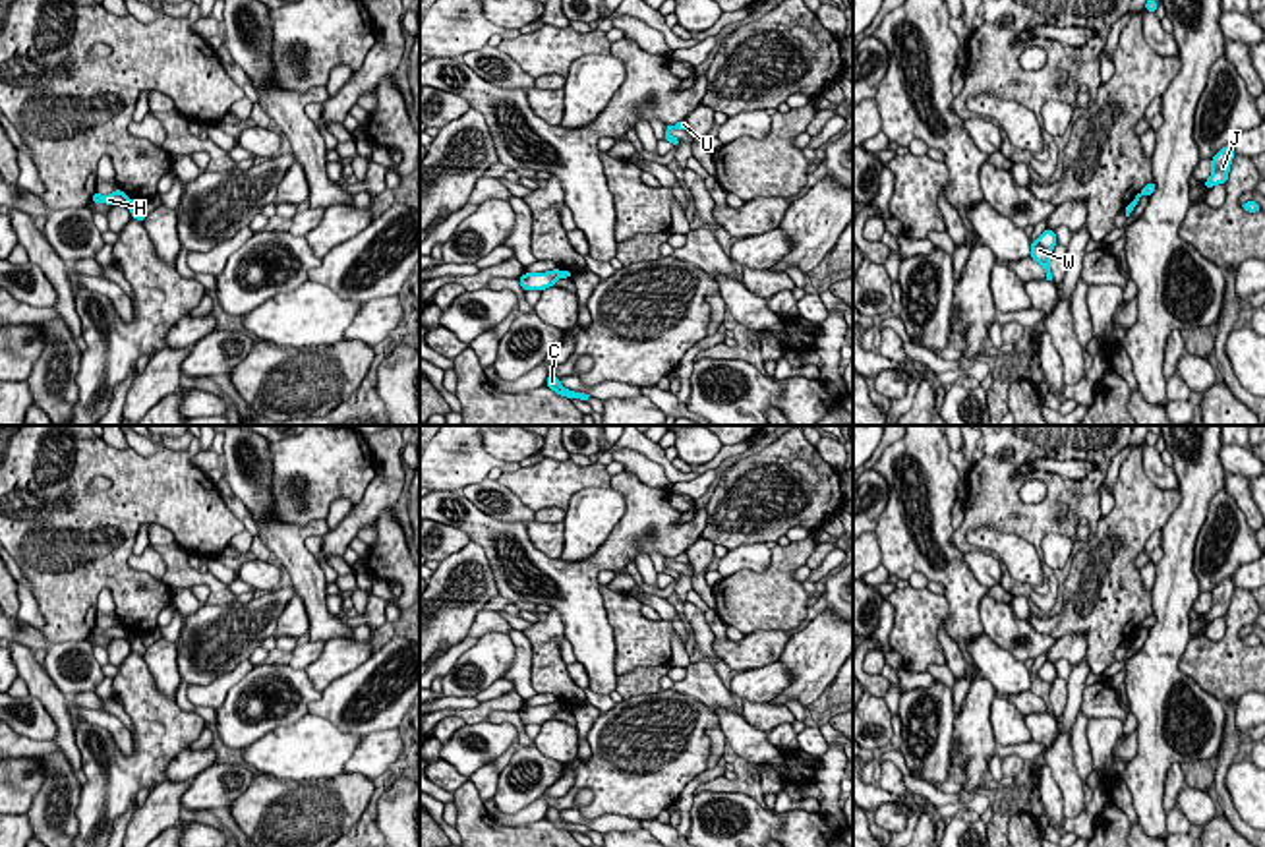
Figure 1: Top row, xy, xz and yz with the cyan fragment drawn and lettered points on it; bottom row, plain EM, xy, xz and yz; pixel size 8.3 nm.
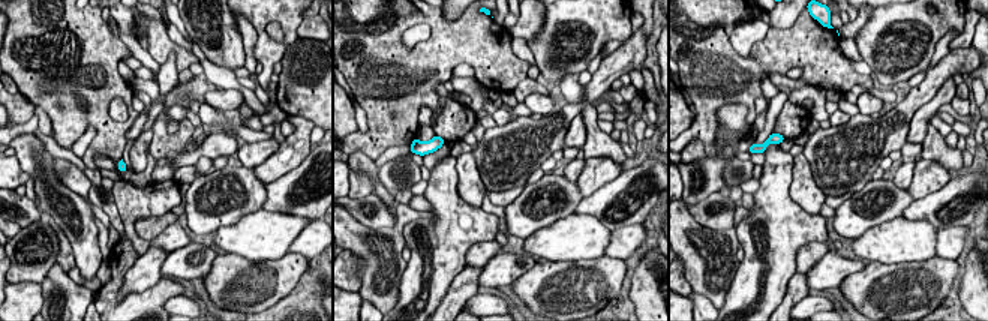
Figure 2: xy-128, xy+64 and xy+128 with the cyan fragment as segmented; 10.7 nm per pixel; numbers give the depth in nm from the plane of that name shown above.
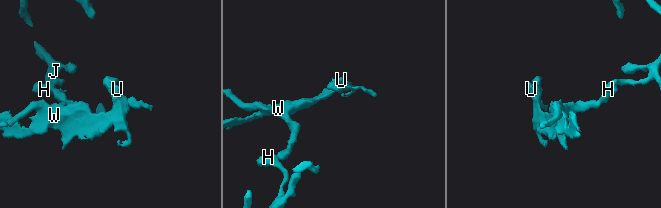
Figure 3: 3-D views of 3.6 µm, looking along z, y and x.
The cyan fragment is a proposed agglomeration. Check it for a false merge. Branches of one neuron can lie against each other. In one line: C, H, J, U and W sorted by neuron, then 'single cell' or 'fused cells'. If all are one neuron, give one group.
groups C H J / U W; fused cells

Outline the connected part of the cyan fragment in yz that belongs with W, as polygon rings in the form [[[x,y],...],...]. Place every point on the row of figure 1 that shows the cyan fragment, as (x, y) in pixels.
[[[1046,228],[1035,242],[1031,242],[1031,259],[1044,269],[1046,280],[1052,280],[1050,251],[1056,244],[1056,234],[1050,228]]]

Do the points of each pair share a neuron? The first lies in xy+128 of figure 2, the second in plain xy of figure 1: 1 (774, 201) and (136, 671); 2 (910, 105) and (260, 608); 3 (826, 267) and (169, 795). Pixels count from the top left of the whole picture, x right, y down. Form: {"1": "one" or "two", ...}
{"1": "one", "2": "one", "3": "two"}

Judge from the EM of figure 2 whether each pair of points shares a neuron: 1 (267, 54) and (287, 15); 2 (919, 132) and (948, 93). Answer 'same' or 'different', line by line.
1: same
2: same

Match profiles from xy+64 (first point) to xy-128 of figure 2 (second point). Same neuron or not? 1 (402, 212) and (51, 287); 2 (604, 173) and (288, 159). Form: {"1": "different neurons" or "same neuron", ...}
{"1": "same neuron", "2": "same neuron"}

